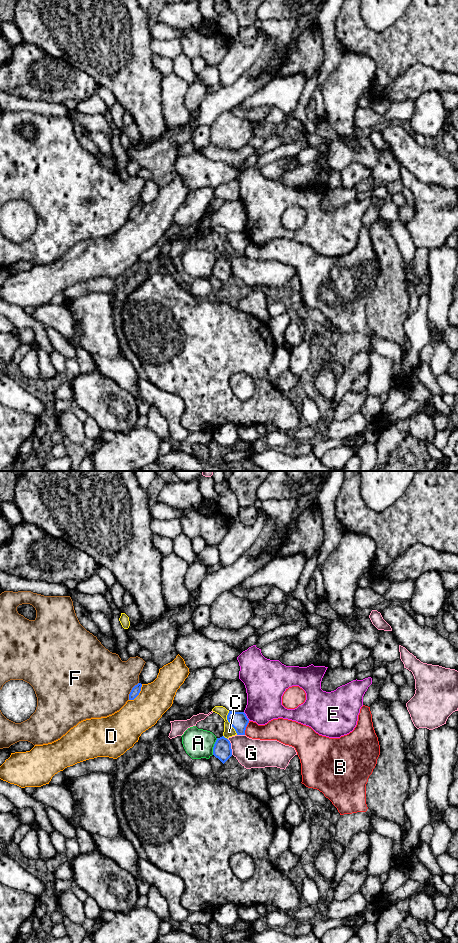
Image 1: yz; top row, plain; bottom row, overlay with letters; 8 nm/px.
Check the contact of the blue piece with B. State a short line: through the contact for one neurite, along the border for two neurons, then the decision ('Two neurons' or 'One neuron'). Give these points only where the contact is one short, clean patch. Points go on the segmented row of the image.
Line: yz (249, 721), (244, 734). Two neurons

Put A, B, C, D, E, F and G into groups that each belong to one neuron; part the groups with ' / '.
A C / B / D / E / F / G

